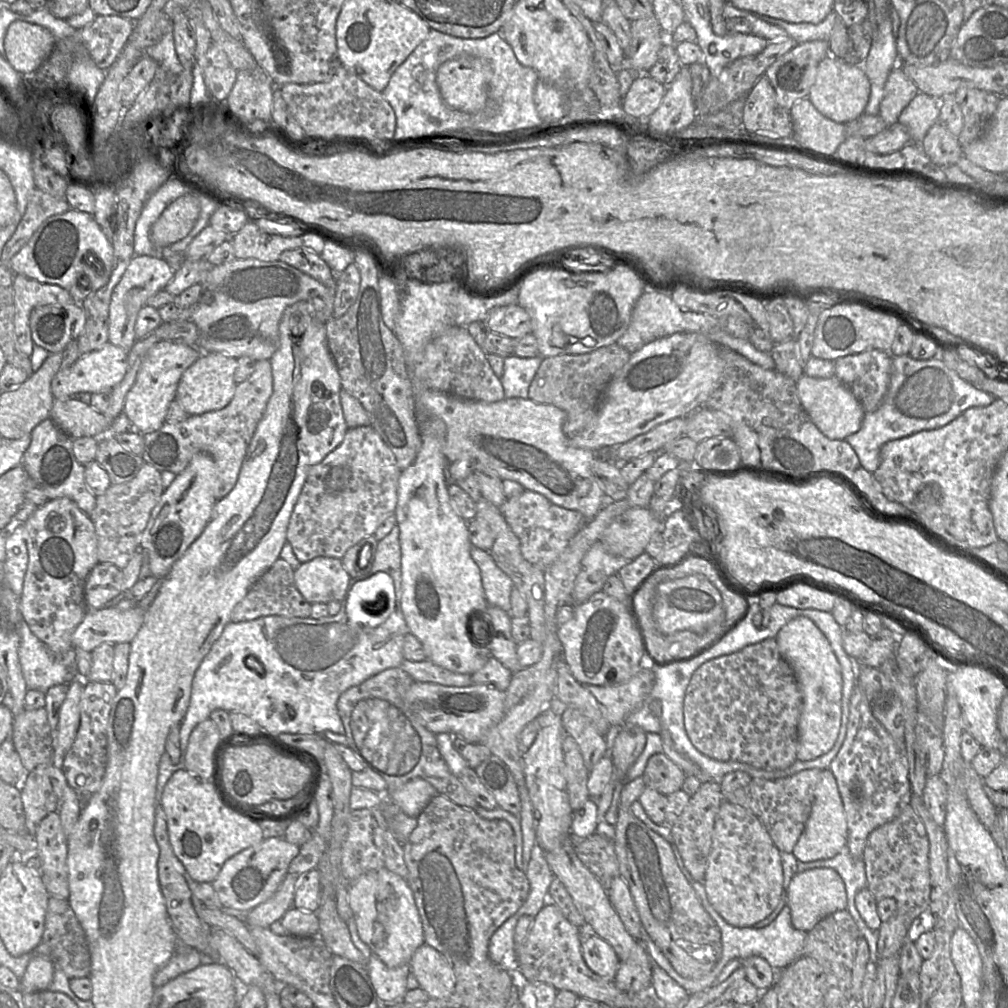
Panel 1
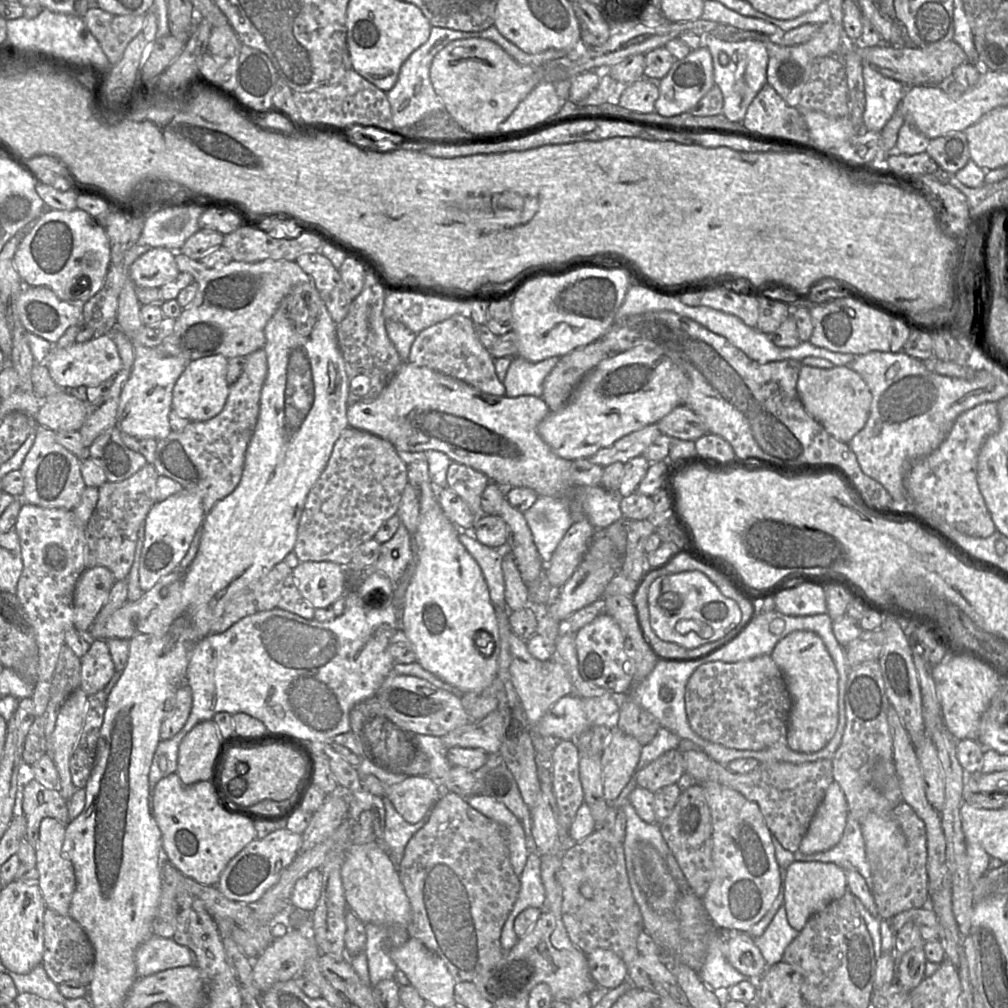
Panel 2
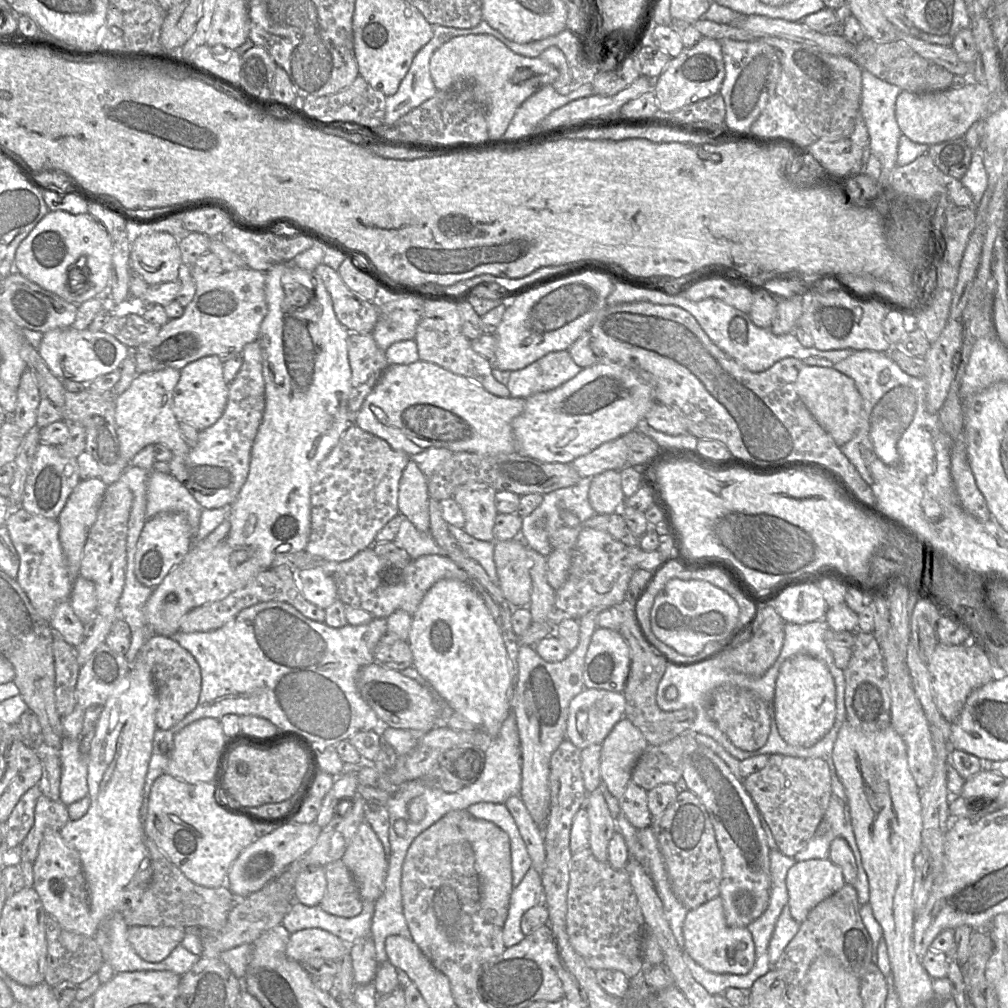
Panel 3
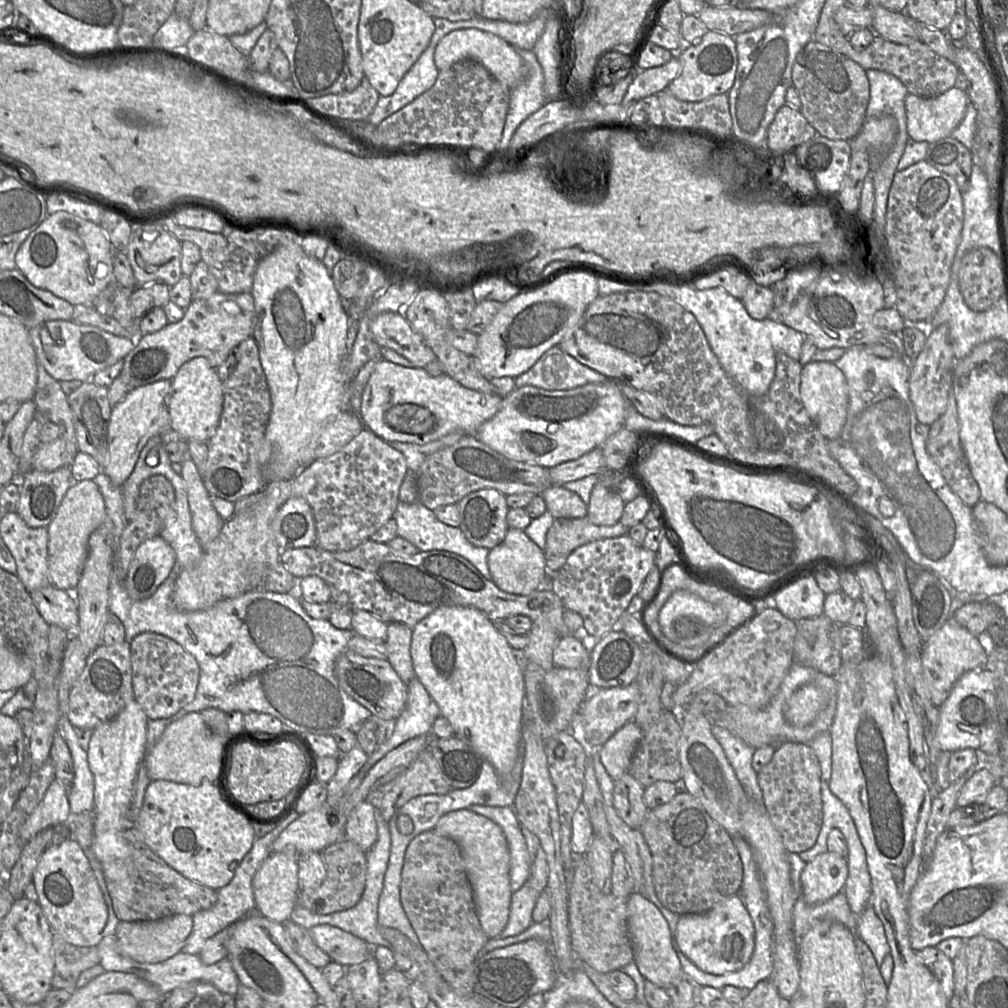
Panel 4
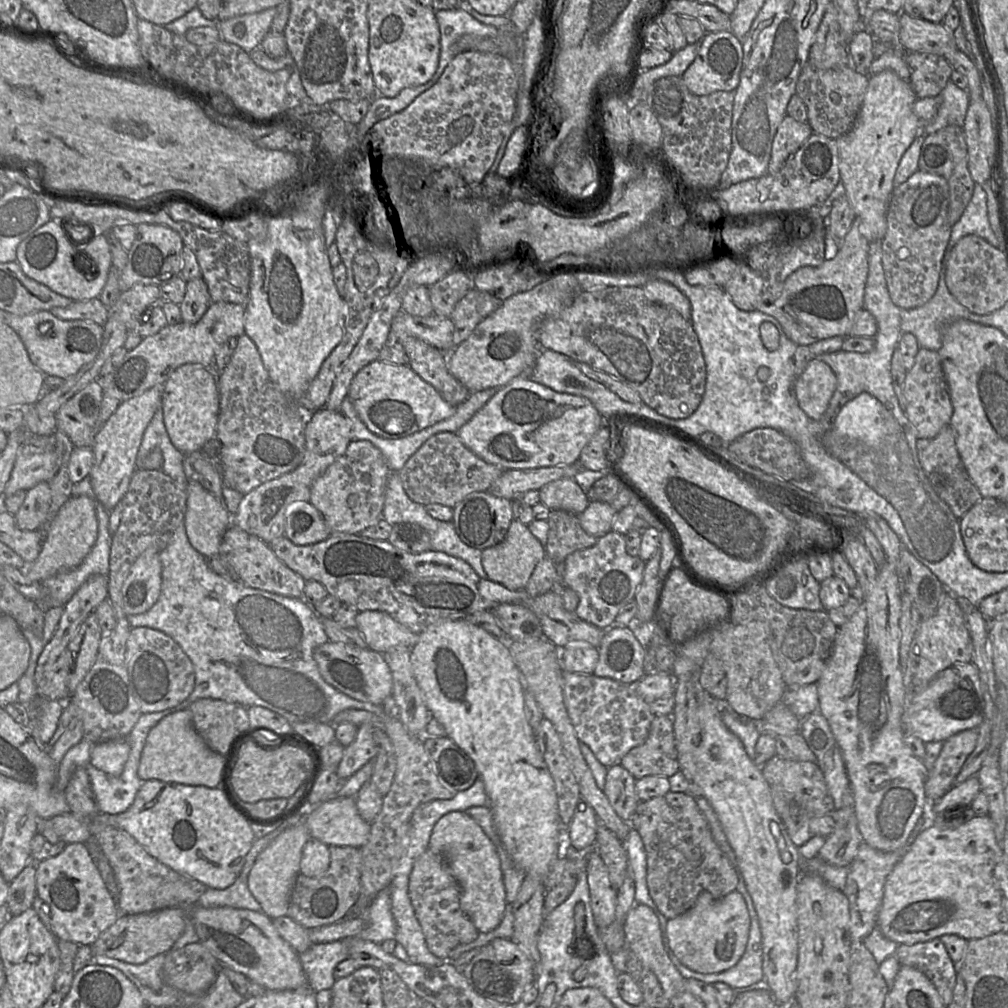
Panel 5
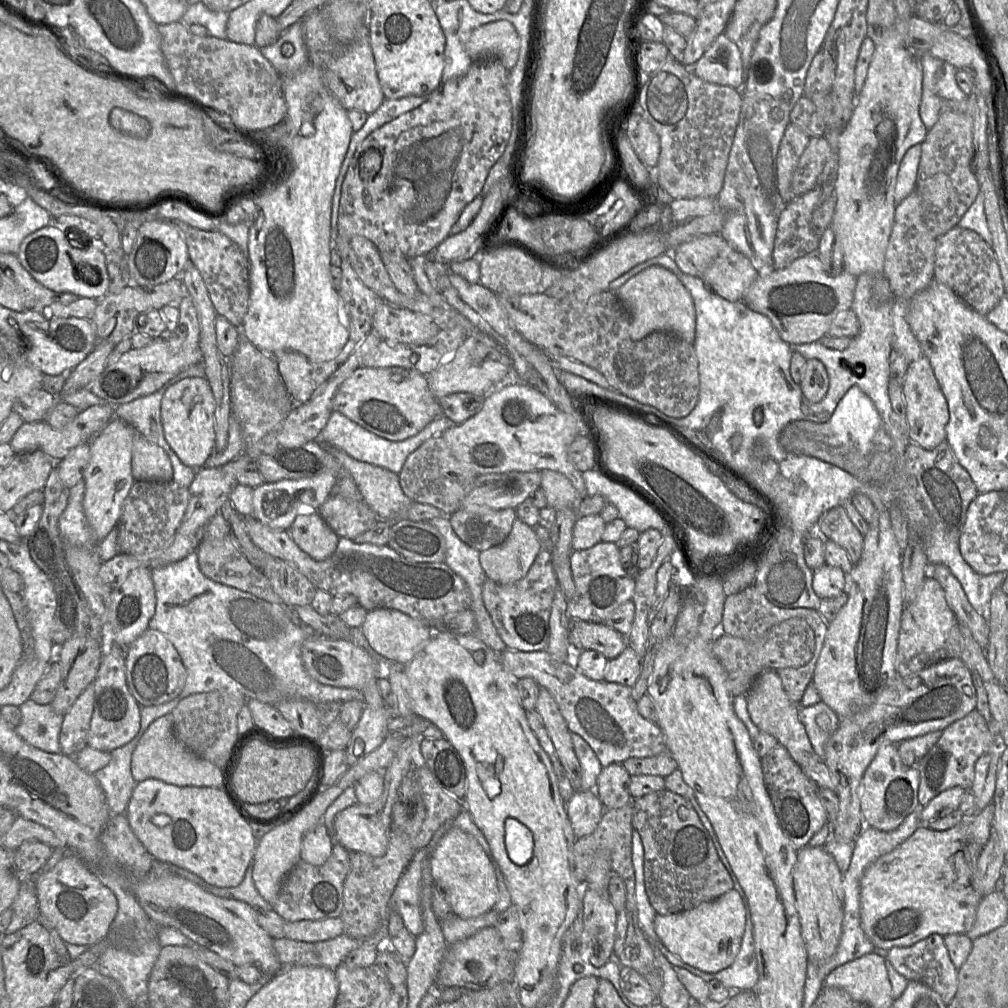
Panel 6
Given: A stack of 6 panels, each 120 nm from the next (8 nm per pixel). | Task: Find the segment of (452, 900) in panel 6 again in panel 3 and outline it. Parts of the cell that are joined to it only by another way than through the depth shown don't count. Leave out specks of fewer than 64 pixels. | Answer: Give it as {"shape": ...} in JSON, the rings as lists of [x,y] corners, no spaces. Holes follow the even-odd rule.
{"shape":[[[475,817],[463,818],[460,829],[471,843],[475,854],[475,868],[481,890],[482,916],[491,924],[503,928],[507,919],[512,886],[510,839],[493,822]]]}

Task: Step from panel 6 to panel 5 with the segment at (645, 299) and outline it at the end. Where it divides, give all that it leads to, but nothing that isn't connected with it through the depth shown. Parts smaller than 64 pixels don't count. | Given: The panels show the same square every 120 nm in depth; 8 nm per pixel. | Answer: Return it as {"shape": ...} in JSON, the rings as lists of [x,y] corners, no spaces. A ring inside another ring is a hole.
{"shape":[[[663,280],[649,281],[642,288],[650,302],[672,307],[691,321],[690,301],[678,288]]]}

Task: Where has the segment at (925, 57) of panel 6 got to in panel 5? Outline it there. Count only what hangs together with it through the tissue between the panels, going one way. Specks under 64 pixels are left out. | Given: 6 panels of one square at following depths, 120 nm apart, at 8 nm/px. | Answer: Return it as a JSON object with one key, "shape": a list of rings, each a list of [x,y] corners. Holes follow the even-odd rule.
{"shape":[[[951,79],[938,95],[940,105],[932,121],[925,123],[920,134],[929,135],[947,126],[964,126],[970,99],[966,89],[957,87]]]}

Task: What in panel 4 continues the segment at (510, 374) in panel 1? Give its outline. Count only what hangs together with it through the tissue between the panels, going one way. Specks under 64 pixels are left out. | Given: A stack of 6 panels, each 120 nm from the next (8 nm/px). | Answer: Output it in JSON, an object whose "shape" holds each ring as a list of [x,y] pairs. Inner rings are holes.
{"shape":[[[554,346],[546,351],[539,360],[525,373],[516,378],[500,377],[491,379],[496,389],[496,394],[506,397],[515,388],[534,386],[544,390],[569,390],[590,383],[604,383],[608,378],[593,369],[579,363],[575,358],[564,352],[559,346]]]}

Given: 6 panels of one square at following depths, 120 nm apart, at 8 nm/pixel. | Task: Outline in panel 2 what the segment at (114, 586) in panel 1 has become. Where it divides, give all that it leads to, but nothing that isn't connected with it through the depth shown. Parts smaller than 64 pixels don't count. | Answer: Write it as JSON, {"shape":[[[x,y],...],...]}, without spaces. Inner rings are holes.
{"shape":[[[103,566],[86,569],[81,574],[73,596],[73,626],[80,633],[89,630],[104,606],[114,582],[111,571]]]}

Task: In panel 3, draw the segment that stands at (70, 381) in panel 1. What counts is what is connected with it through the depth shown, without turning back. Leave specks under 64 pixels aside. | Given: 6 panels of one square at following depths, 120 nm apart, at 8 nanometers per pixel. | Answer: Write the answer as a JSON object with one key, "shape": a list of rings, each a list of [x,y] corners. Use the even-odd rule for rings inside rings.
{"shape":[[[72,326],[44,333],[37,350],[50,372],[62,383],[76,381],[88,384],[120,368],[122,361],[132,351],[108,333],[77,330]]]}

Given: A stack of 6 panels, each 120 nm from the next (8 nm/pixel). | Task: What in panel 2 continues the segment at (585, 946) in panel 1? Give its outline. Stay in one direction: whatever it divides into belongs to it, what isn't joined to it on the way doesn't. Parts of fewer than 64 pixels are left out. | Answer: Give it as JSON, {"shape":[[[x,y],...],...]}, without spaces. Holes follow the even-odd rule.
{"shape":[[[595,949],[586,954],[586,960],[599,989],[615,989],[627,979],[626,964],[611,950]]]}

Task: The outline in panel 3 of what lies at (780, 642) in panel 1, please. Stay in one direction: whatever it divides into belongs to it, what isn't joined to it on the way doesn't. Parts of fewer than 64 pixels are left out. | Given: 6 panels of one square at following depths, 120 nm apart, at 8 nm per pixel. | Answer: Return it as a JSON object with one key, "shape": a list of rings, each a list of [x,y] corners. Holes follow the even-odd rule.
{"shape":[[[796,654],[786,659],[776,679],[773,701],[780,736],[792,746],[810,747],[817,743],[834,724],[835,698],[834,679],[823,661],[809,654]]]}

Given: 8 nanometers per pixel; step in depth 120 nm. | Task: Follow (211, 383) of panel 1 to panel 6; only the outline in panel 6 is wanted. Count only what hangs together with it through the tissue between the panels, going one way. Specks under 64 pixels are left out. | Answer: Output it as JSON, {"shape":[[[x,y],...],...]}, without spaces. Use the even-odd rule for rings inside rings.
{"shape":[[[188,377],[170,385],[161,400],[165,440],[181,462],[197,471],[215,451],[215,399],[205,377]]]}

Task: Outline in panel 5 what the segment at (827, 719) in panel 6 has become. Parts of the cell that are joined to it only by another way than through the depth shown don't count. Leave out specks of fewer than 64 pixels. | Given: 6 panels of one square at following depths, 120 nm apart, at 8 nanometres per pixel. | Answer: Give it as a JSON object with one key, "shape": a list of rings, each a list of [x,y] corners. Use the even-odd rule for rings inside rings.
{"shape":[[[819,710],[815,711],[801,719],[800,733],[816,757],[834,808],[841,808],[845,794],[850,791],[850,783],[841,750],[828,721]]]}

